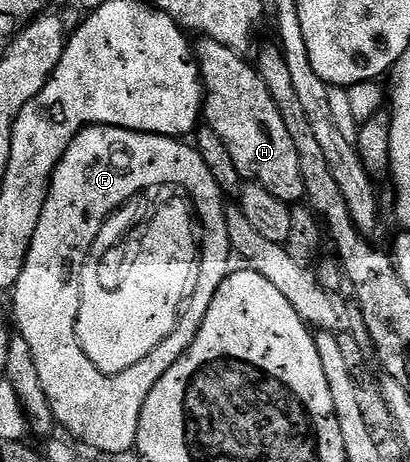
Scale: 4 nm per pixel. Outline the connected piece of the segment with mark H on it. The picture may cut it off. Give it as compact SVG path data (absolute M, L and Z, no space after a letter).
M205 38L199 41L199 44L196 44L196 59L198 70L202 73L202 87L205 92L204 120L223 140L243 181L264 186L276 198L291 206L305 201L304 178L300 178L300 158L296 158L292 134L288 134L288 126L284 126L284 118L272 94L268 94L268 86L260 78L257 67L253 63L245 64L242 61L245 59L228 46L220 46L216 41Z

